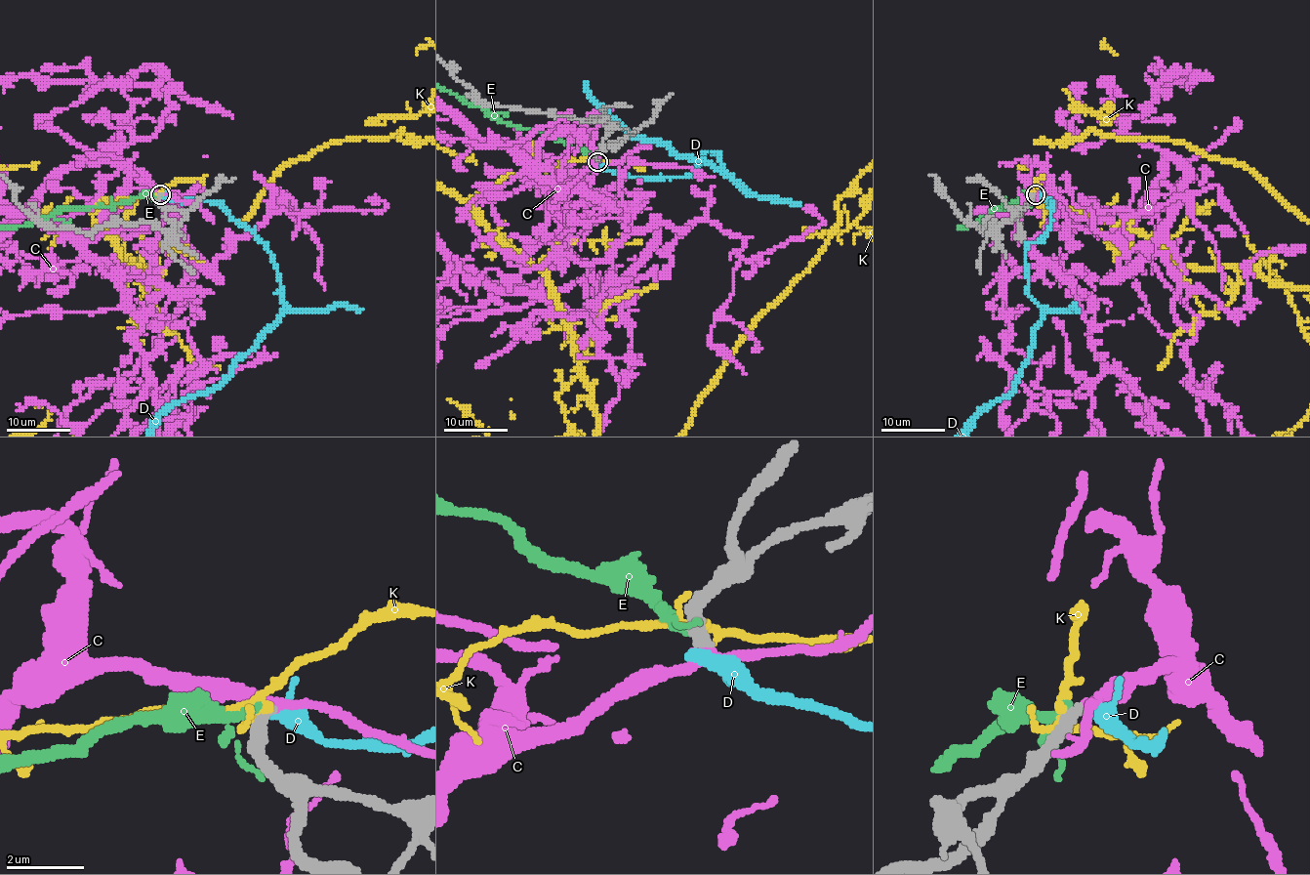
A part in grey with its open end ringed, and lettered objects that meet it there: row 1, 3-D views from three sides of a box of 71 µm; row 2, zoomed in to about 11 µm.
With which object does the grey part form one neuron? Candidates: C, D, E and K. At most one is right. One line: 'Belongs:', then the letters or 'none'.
Belongs: C

